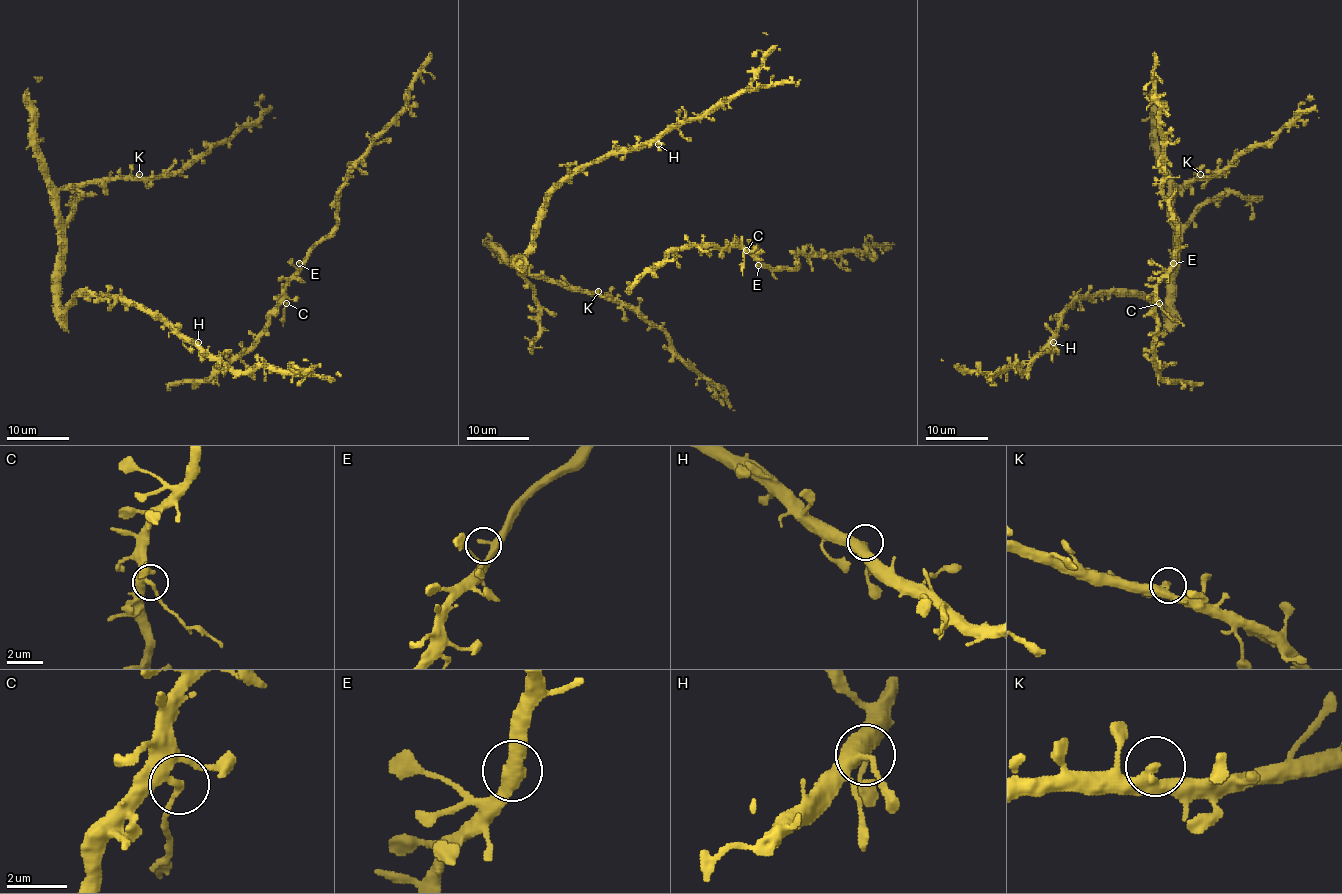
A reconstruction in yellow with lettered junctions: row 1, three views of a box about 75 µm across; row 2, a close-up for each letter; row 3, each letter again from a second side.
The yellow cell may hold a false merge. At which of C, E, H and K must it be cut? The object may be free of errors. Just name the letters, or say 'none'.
C

